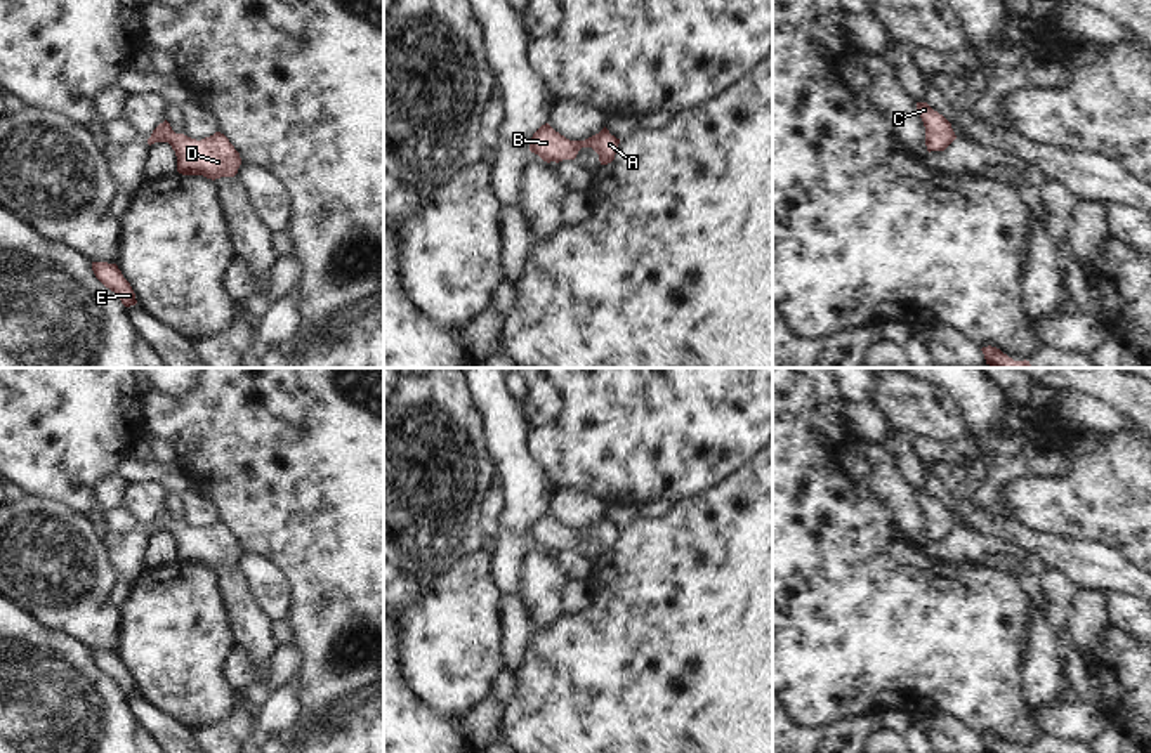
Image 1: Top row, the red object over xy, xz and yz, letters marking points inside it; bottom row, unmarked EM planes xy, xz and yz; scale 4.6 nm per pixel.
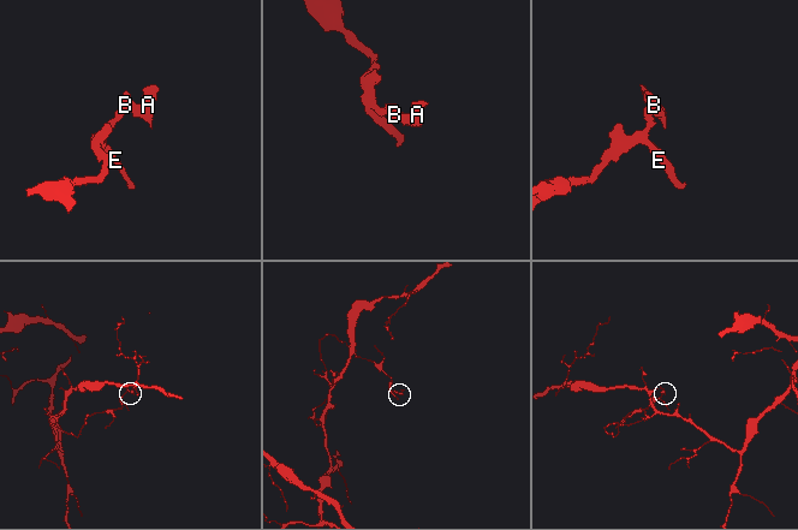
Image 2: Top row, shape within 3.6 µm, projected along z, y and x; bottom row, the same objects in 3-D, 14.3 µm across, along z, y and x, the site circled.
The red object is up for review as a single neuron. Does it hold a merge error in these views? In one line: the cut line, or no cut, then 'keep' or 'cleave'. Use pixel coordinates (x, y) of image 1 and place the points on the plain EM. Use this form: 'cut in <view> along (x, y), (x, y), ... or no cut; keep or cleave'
no cut; keep

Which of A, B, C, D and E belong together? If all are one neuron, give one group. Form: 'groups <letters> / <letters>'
groups A B C D E

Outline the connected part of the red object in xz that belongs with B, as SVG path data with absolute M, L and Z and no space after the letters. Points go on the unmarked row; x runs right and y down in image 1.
M545 512L533 522L529 540L547 552L559 552L562 548L575 548L582 536L592 536L599 543L601 553L608 553L615 548L618 533L620 527L611 524L606 515L585 529L569 529Z

